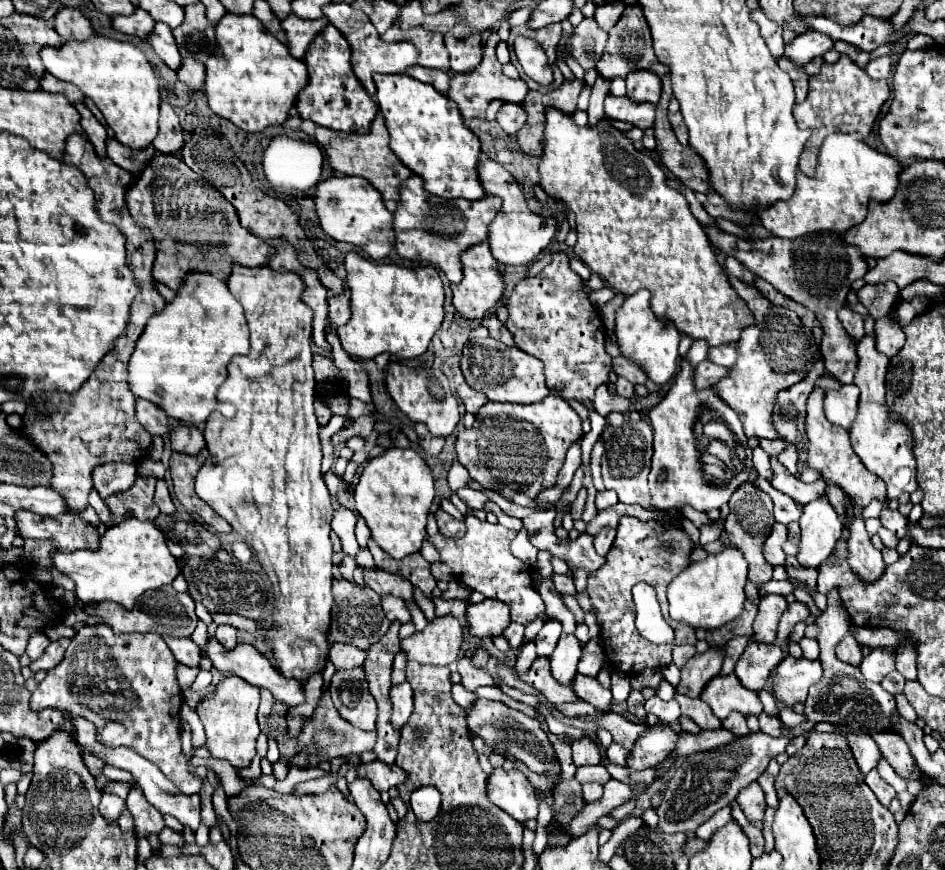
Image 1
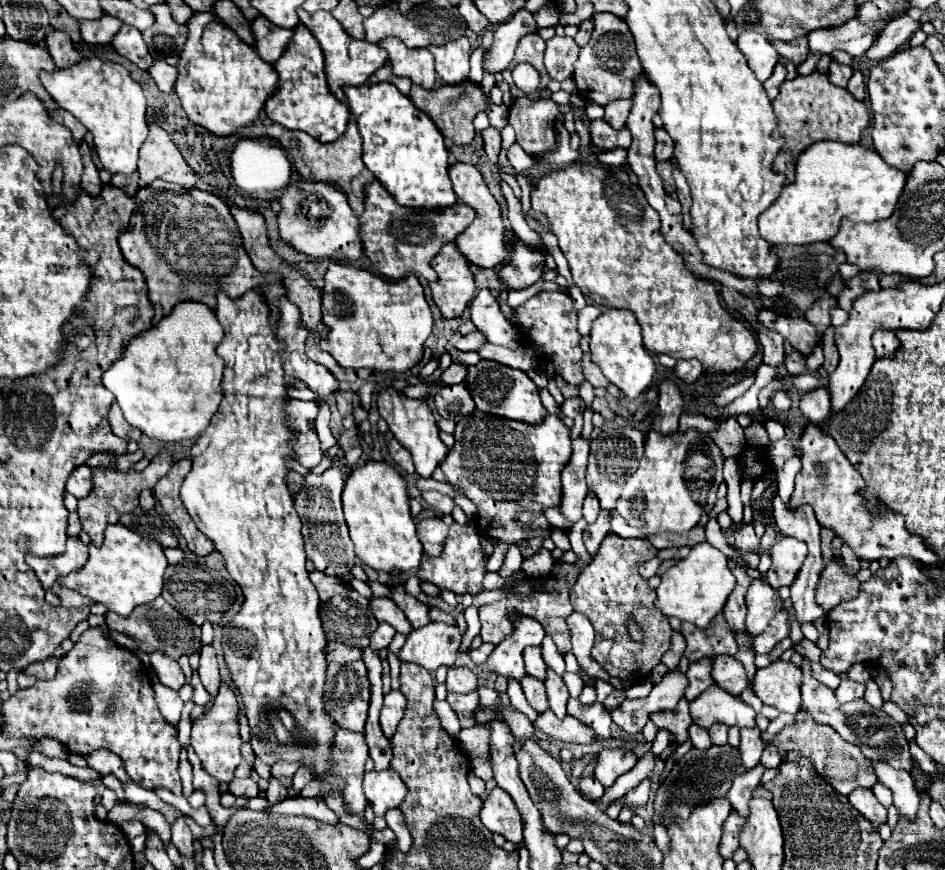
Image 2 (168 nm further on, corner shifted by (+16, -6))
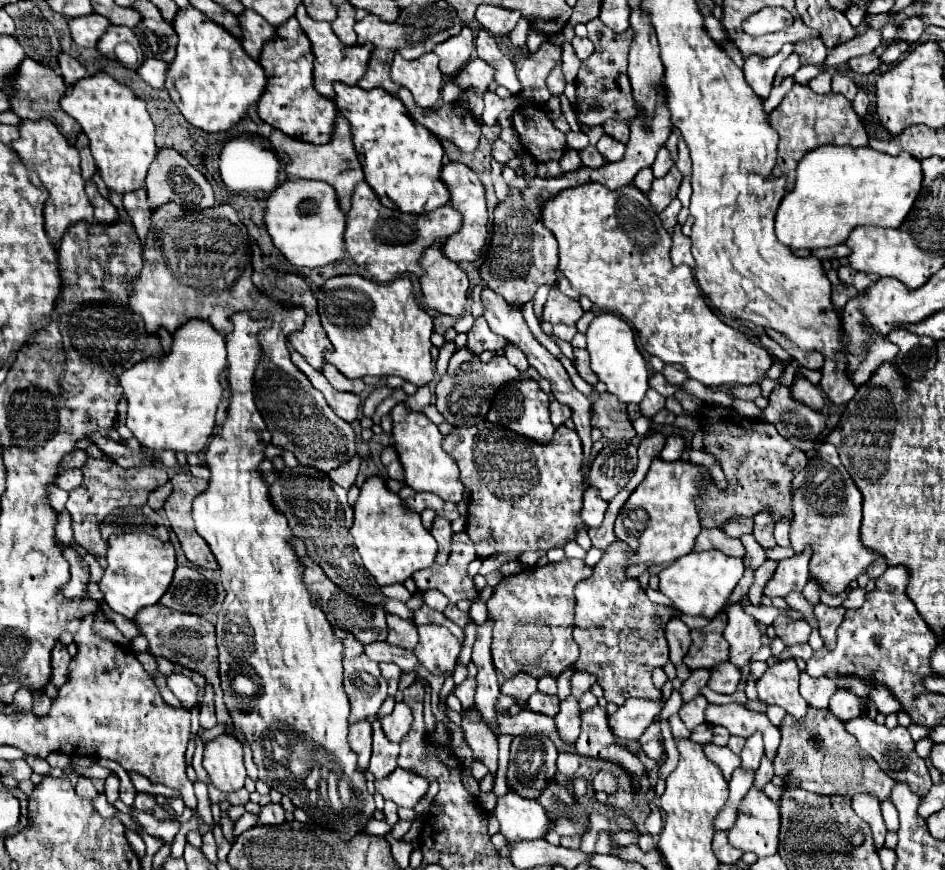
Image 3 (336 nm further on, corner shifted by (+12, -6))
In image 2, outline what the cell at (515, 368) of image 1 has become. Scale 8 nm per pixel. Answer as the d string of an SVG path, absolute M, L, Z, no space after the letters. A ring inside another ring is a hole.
M482 360L480 364L468 368L466 384L474 396L476 408L490 416L500 416L516 422L528 422L528 424L540 424L546 416L546 408L540 402L538 386L522 370L512 370L508 366L490 360Z

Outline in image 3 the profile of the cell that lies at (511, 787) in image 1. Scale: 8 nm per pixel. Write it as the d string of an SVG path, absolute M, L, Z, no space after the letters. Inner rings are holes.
M506 792L498 798L494 816L500 822L500 832L510 842L544 838L548 830L548 816L538 802L526 800L516 792Z

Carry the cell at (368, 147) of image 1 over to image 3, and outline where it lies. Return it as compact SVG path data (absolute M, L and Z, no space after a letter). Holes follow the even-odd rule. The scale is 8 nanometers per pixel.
M344 116L336 118L336 132L332 134L332 140L328 144L324 144L324 146L316 146L316 144L310 144L310 142L286 136L280 130L274 130L268 140L270 140L270 144L272 144L272 148L276 152L286 156L286 168L284 170L286 170L286 174L290 178L312 178L312 180L322 180L322 182L332 184L336 194L338 194L340 208L344 212L350 212L352 192L354 192L356 184L364 180L364 170L362 170L360 160L358 160L356 150L354 150L352 128L350 128L350 124L348 124L348 120Z

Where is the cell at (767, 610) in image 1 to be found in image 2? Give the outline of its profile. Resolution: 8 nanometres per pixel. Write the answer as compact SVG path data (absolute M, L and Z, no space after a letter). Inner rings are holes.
M758 578L752 580L746 592L746 606L748 606L746 628L752 636L758 636L766 630L768 622L776 616L776 612L782 610L782 600L764 578Z

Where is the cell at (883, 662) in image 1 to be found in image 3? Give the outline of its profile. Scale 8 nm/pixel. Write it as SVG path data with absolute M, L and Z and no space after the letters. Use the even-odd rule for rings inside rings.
M838 690L832 698L830 698L830 710L834 716L838 716L840 720L850 720L860 716L862 712L862 698L858 694L854 694L852 690Z

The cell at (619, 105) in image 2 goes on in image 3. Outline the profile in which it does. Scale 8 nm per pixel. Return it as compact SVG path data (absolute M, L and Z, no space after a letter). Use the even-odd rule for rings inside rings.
M612 118L612 120L606 120L604 122L604 132L626 144L628 142L628 134L630 134L630 128L628 126L630 124L626 120L614 120Z

